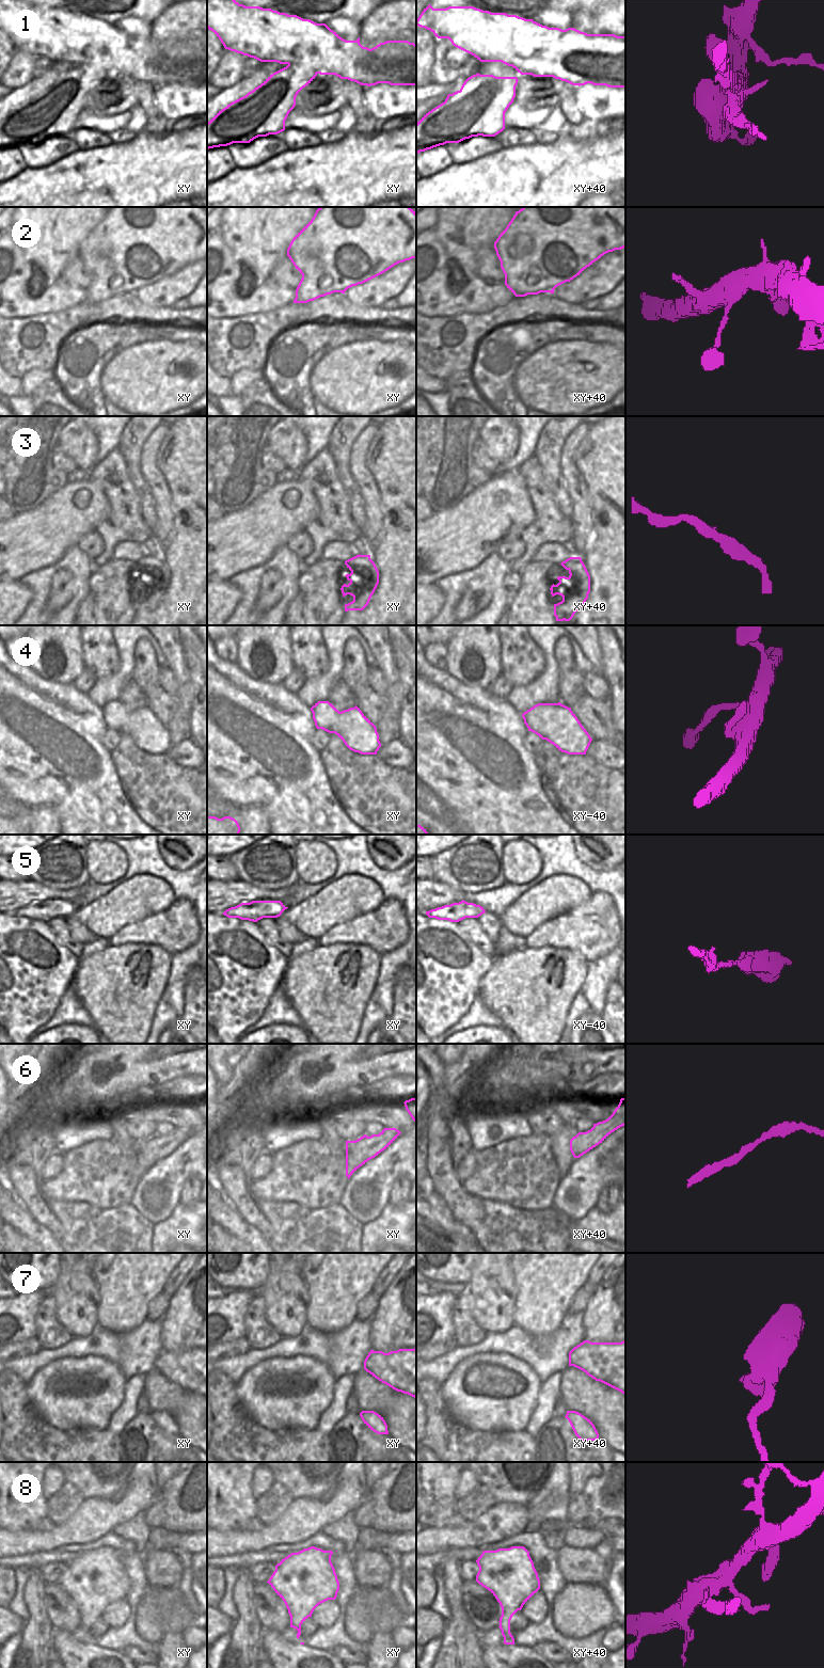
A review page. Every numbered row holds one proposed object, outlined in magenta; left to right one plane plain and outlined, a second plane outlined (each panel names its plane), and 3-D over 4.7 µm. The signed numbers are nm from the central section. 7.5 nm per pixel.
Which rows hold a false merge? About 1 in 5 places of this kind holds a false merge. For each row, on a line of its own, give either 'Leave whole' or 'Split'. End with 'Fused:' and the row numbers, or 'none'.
1: Split
2: Leave whole
3: Leave whole
4: Leave whole
5: Leave whole
6: Leave whole
7: Leave whole
8: Leave whole
Fused: 1.

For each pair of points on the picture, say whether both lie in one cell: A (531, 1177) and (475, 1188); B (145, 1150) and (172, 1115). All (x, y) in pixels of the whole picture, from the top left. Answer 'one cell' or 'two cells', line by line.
A: one cell
B: two cells

